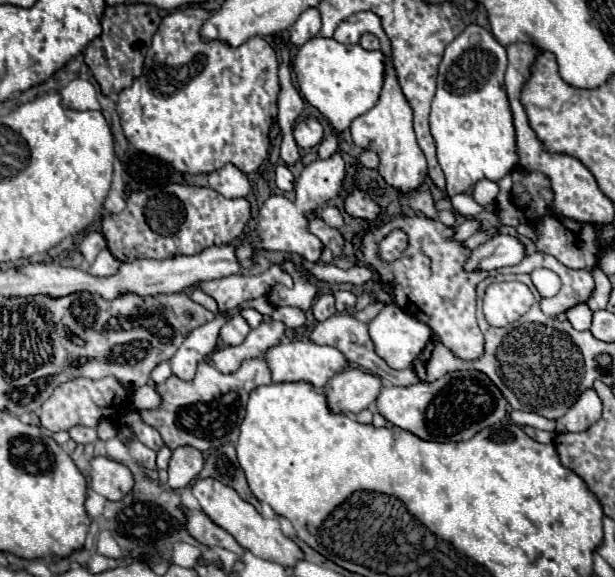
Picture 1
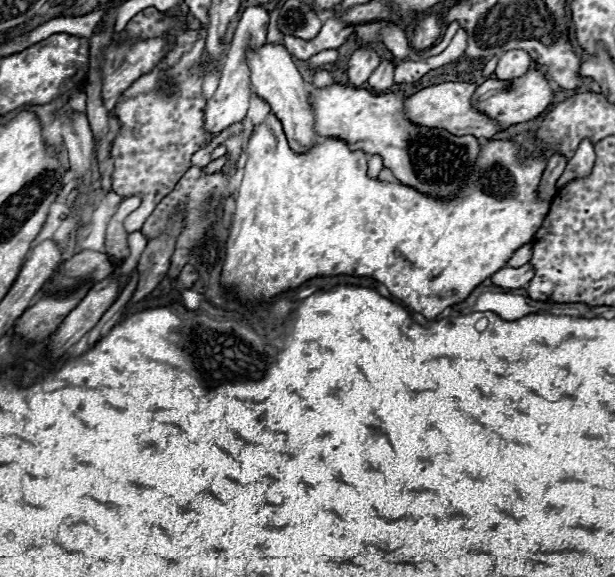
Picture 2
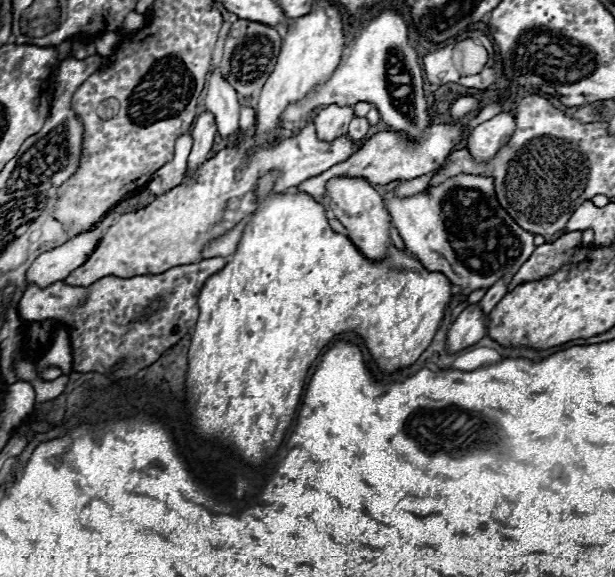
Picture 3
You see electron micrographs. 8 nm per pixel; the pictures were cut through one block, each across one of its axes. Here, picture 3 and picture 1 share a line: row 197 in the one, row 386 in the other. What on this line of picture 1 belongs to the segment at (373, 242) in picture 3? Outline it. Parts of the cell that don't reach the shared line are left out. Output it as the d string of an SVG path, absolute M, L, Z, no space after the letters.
M350 368L336 374L324 388L328 408L336 414L358 414L370 408L380 392L380 378Z

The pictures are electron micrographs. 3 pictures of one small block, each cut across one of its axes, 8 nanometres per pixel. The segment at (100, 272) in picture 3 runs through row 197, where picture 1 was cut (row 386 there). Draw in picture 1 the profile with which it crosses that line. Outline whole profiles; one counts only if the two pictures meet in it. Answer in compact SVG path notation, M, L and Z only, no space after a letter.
M262 358L242 362L234 374L222 374L212 364L202 362L194 380L184 382L170 376L164 384L158 384L156 390L164 404L158 410L140 410L140 414L146 424L154 426L162 434L168 448L176 450L178 446L188 444L204 452L238 440L238 428L242 424L242 416L246 414L246 400L250 392L256 386L270 382L270 368L266 368L266 360Z

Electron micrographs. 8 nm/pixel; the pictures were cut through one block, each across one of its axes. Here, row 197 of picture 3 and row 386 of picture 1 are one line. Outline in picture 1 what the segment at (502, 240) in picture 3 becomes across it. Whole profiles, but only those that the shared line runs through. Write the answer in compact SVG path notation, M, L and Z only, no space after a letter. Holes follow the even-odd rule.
M458 370L442 376L434 384L420 382L414 386L384 386L376 400L376 412L390 424L430 442L470 440L480 430L500 422L508 412L508 402L492 380L478 370ZM422 408L422 412L420 412ZM428 408L428 426L426 426Z

